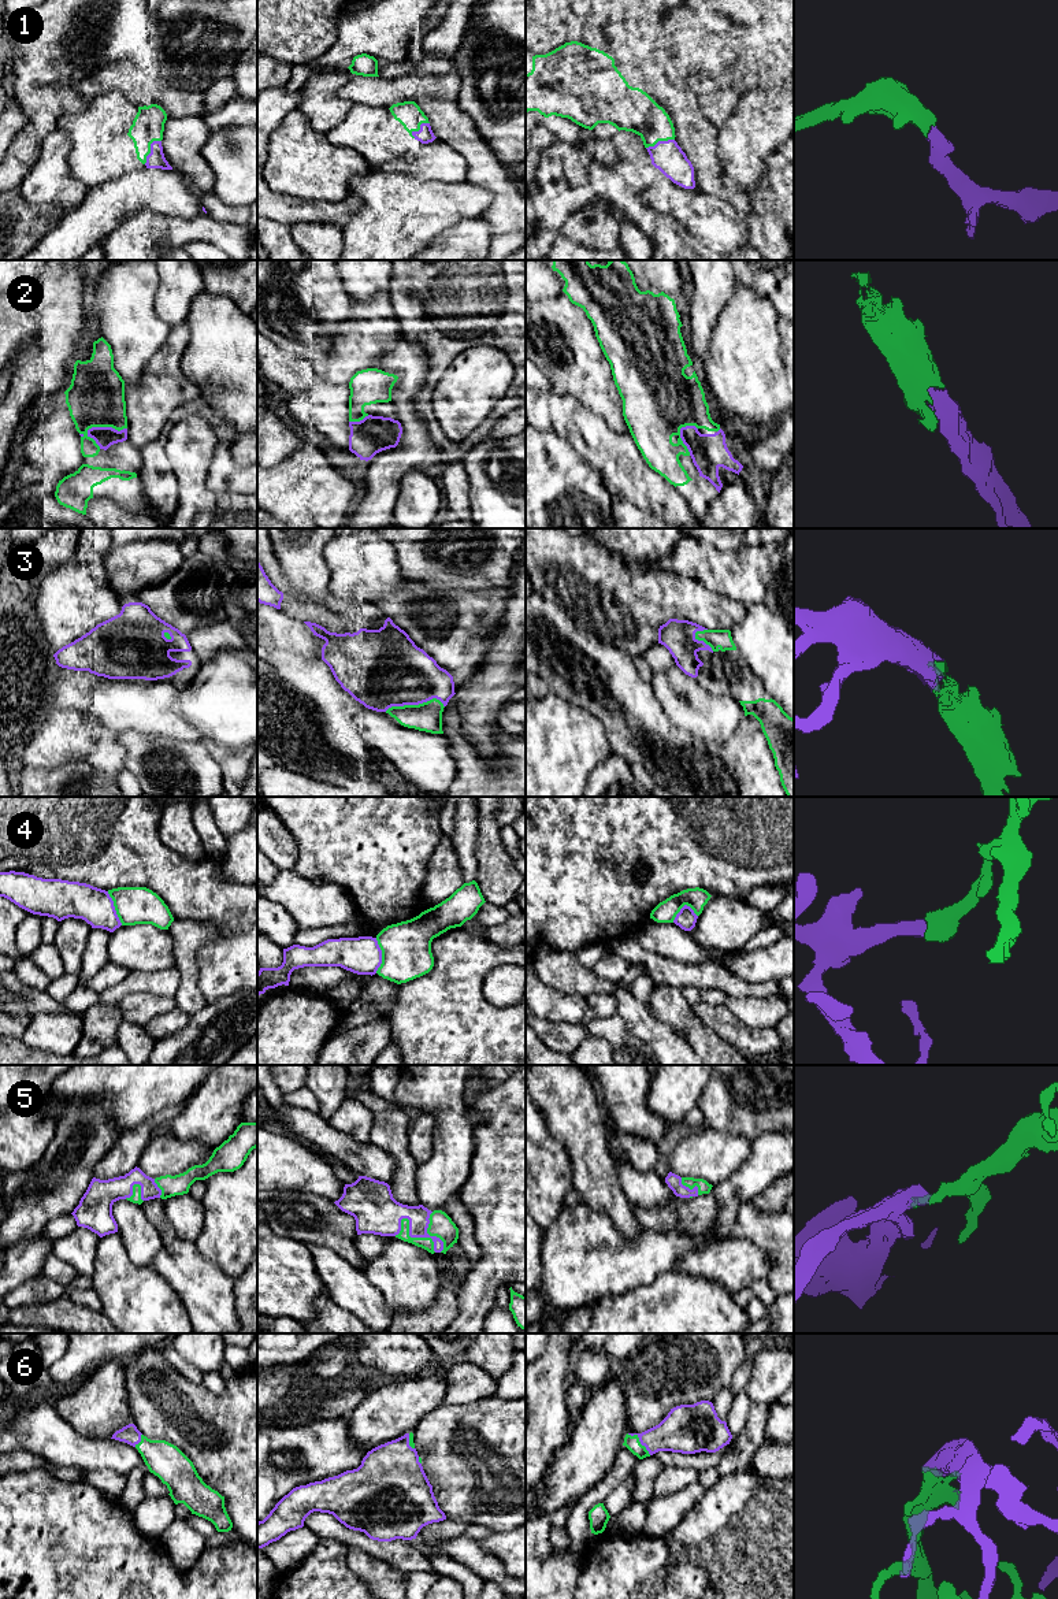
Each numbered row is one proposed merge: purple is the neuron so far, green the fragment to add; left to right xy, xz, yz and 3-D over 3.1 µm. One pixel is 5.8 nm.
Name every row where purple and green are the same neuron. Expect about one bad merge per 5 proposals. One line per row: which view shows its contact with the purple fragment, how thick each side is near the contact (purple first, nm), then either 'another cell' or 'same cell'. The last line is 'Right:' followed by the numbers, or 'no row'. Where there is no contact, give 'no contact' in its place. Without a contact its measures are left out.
1: contact in xy; calibres 100 and 190 nm; same cell
2: contact in xy; calibres 120 and 340 nm; same cell
3: contact in xz; calibres 420 and 170 nm; same cell
4: contact in xz; calibres 220 and 300 nm; another cell
5: contact in xz; calibres 240 and 70 nm; same cell
6: contact in yz; calibres 240 and 90 nm; same cell
Right: 1, 2, 3, 5, 6

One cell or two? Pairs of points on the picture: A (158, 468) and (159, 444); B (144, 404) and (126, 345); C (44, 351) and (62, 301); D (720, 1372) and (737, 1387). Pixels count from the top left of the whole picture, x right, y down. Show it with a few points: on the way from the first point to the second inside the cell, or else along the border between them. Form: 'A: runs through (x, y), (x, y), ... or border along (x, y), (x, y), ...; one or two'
A: runs through (158, 463), (158, 449); one
B: border along (156, 353), (137, 379), (125, 382); two
C: runs through (56, 338), (62, 326), (62, 314); one
D: border along (747, 1358), (735, 1372), (728, 1386); two

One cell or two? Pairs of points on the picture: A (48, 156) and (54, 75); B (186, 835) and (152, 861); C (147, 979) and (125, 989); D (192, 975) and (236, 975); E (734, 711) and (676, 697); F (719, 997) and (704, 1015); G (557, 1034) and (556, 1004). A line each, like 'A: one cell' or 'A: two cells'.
A: two cells
B: two cells
C: one cell
D: two cells
E: one cell
F: two cells
G: two cells

